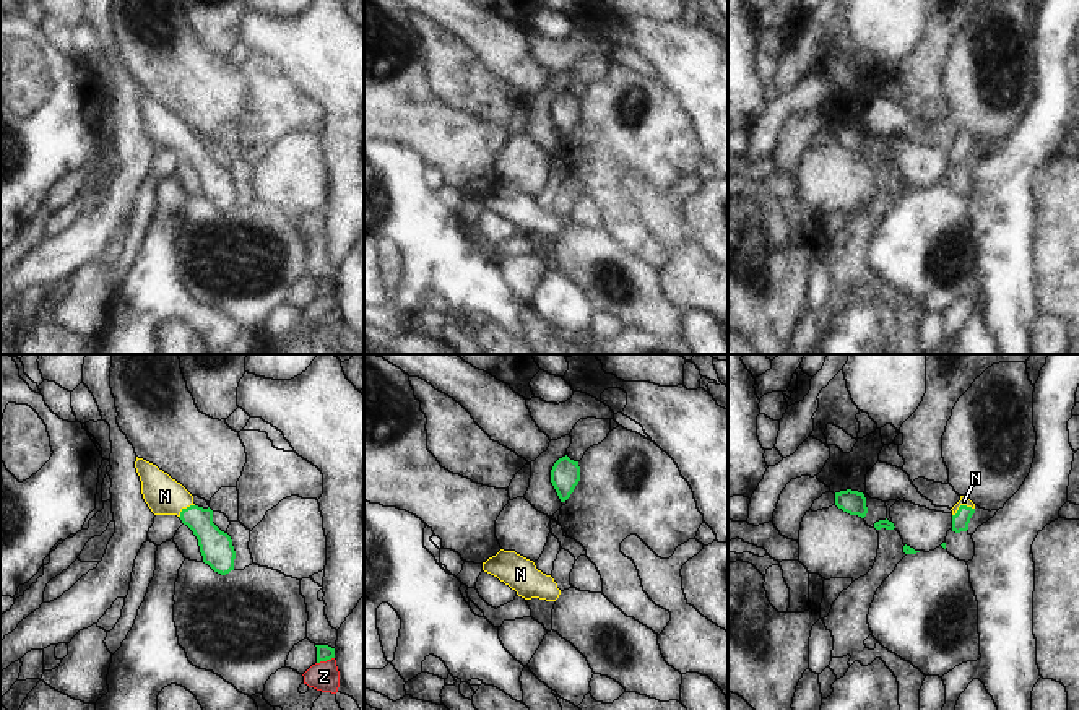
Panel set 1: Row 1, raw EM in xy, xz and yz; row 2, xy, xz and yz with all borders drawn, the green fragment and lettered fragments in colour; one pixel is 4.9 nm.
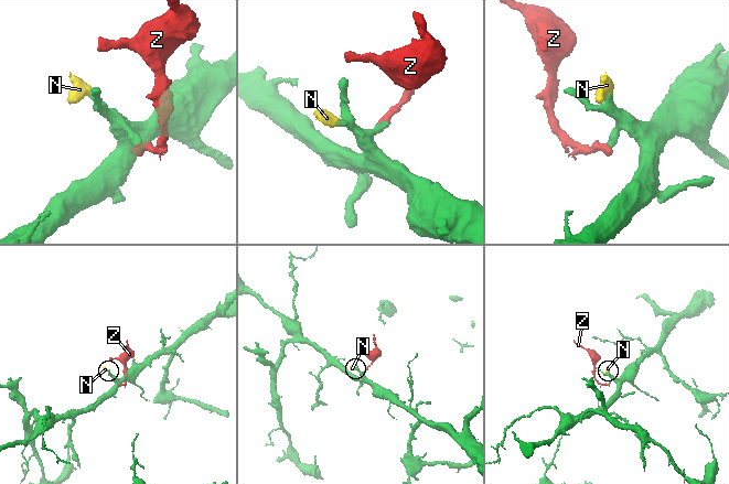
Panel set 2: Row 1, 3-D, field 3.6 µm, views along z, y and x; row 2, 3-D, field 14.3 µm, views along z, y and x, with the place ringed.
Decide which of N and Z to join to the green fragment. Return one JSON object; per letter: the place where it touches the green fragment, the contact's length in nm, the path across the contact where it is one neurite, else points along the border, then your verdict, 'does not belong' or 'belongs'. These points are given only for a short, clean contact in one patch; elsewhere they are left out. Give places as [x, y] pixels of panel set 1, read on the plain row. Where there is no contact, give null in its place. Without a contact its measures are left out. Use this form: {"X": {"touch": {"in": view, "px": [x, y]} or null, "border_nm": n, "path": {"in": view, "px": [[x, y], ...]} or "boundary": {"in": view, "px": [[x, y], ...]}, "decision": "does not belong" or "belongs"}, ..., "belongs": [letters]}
{"N": {"touch": {"in": "yz", "px": [962, 142]}, "border_nm": 120, "path": {"in": "yz", "px": [[961, 156], [962, 142], [964, 137]]}, "decision": "belongs"}, "Z": {"touch": {"in": "xy", "px": [325, 296]}, "border_nm": 90, "boundary": {"in": "xy", "px": [[333, 293], [317, 299]]}, "decision": "does not belong"}, "belongs": ["N"]}

